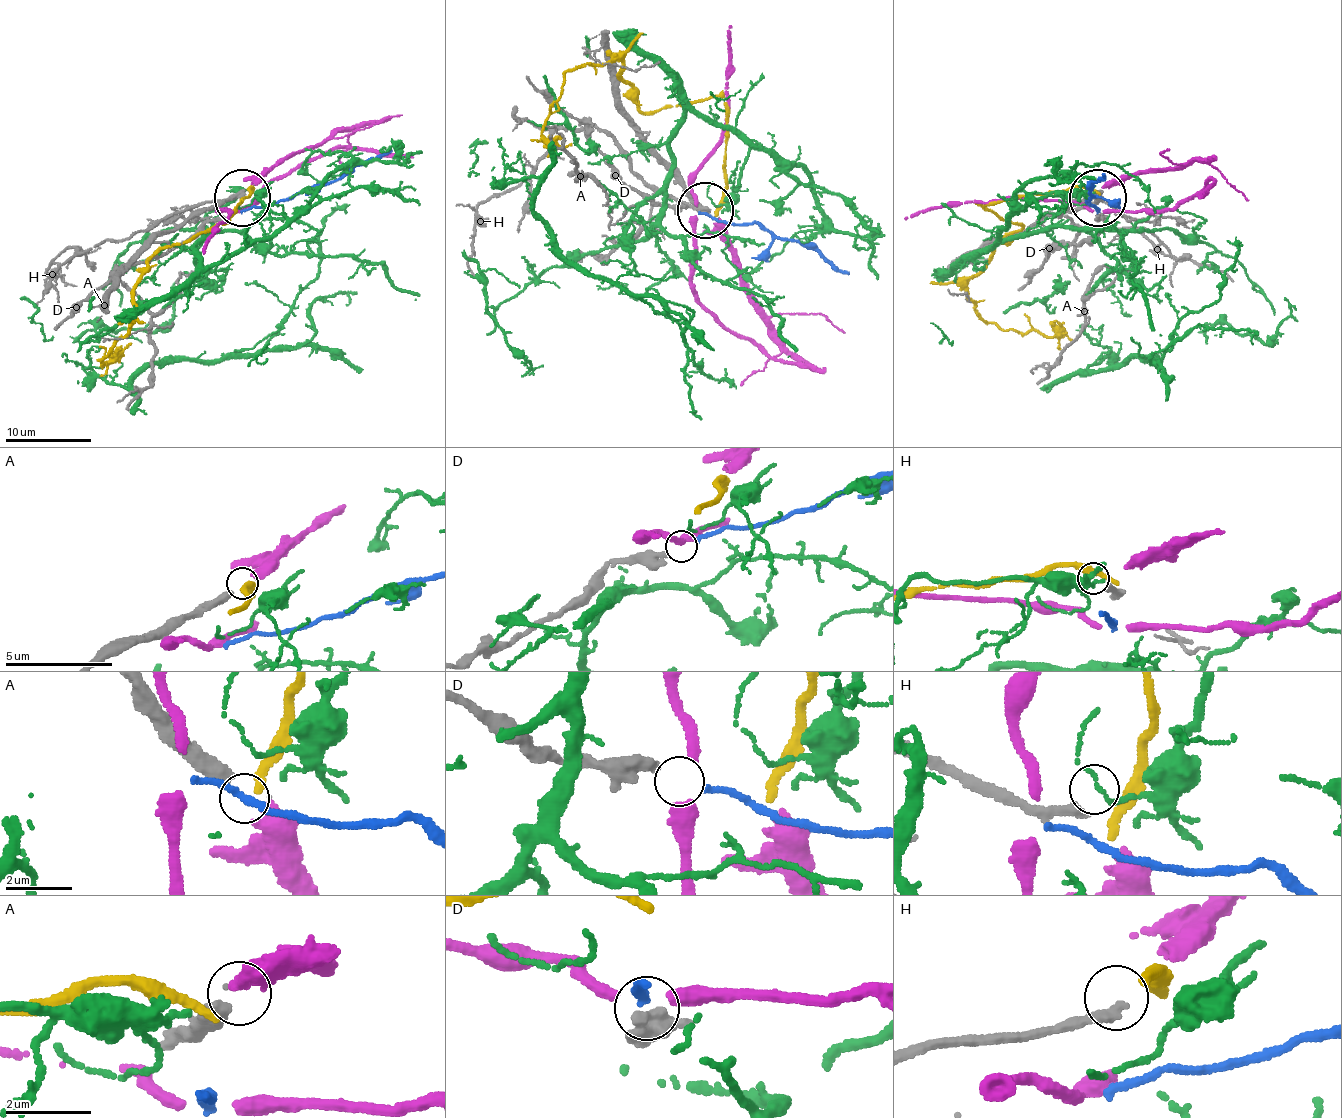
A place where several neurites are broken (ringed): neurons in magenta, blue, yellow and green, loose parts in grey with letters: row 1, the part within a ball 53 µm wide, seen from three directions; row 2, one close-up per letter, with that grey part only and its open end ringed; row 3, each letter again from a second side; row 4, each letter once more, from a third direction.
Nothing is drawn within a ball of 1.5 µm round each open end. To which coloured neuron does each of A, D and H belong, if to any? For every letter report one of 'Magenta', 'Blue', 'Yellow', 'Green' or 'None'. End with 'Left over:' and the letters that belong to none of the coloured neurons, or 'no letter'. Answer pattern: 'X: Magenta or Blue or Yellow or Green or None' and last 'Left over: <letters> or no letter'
A: Magenta
D: Blue
H: None
Left over: H

